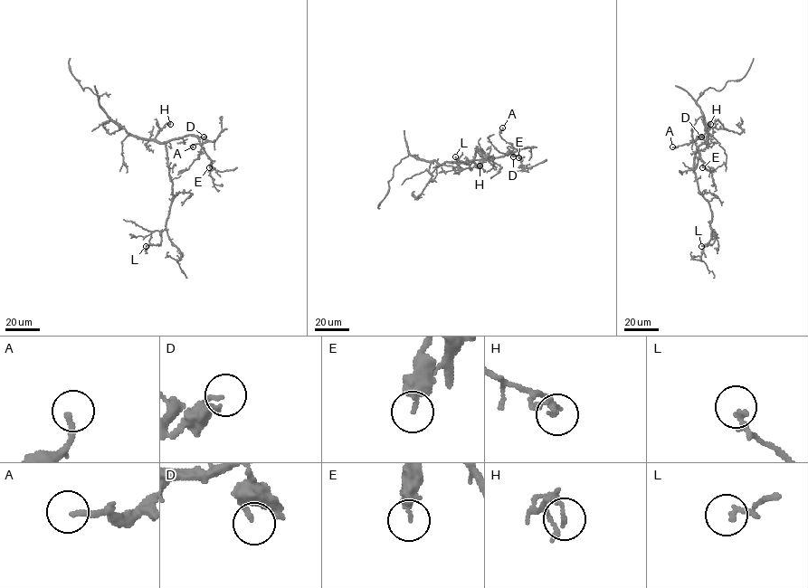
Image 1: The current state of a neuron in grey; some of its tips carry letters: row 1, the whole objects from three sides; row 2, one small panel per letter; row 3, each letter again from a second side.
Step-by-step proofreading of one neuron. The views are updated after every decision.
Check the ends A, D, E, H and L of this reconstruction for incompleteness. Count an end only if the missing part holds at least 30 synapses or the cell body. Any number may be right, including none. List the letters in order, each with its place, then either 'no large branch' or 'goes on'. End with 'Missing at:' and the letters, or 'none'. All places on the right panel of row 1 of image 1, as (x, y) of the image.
A: at (672, 146); no large branch
D: at (701, 137); no large branch
E: at (702, 167); no large branch
H: at (710, 124); no large branch
L: at (701, 246); no large branch
Missing at: none

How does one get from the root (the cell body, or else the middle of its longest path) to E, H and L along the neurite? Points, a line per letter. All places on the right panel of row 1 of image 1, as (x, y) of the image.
E: (707, 141), (701, 135), (695, 141), (703, 162), (702, 167)
H: (707, 141), (707, 125), (710, 124)
L: (707, 141), (698, 146), (694, 172), (698, 190), (709, 207), (710, 228), (715, 239), (710, 244), (701, 246)

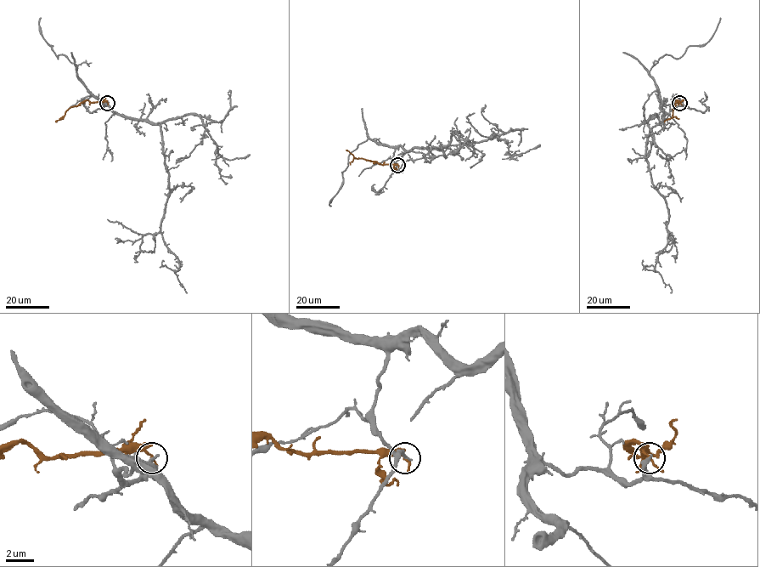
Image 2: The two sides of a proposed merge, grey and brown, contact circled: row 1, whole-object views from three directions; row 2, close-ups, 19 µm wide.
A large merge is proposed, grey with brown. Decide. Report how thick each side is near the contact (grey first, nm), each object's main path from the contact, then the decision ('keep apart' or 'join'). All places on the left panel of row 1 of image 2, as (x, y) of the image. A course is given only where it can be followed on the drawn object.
calibres 320 and 140 nm; course grey (108, 102), (103, 105), (126, 117), (160, 126), (169, 191), (160, 231), (178, 261), (174, 272), (186, 292); course brown (108, 102), (84, 100), (70, 107), (62, 119), (56, 121); keep apart

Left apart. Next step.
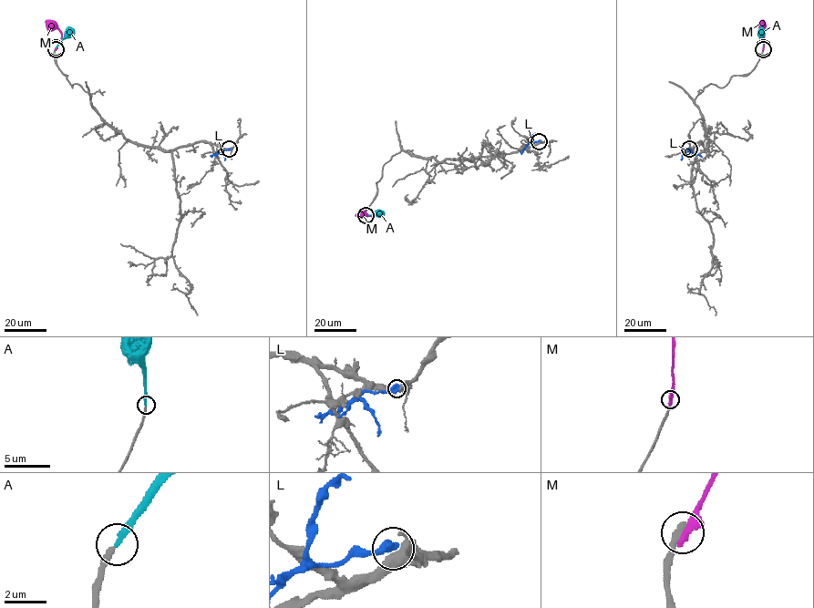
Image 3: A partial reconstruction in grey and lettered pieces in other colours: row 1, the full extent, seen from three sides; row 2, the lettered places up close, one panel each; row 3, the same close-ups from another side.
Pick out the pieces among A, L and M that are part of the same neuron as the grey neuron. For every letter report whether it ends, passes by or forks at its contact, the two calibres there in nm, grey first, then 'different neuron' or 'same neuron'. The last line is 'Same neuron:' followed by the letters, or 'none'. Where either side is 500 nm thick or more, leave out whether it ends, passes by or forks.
A: it ends; calibres 260 and 240 nm; same neuron
L: it ends; calibres 440 and 480 nm; different neuron
M: it ends; calibres 320 and 400 nm; different neuron
Same neuron: A

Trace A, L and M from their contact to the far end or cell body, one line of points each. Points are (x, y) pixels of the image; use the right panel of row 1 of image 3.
A: (763, 47), (760, 28)
L: (689, 149), (702, 157)
M: (763, 49), (763, 21)

